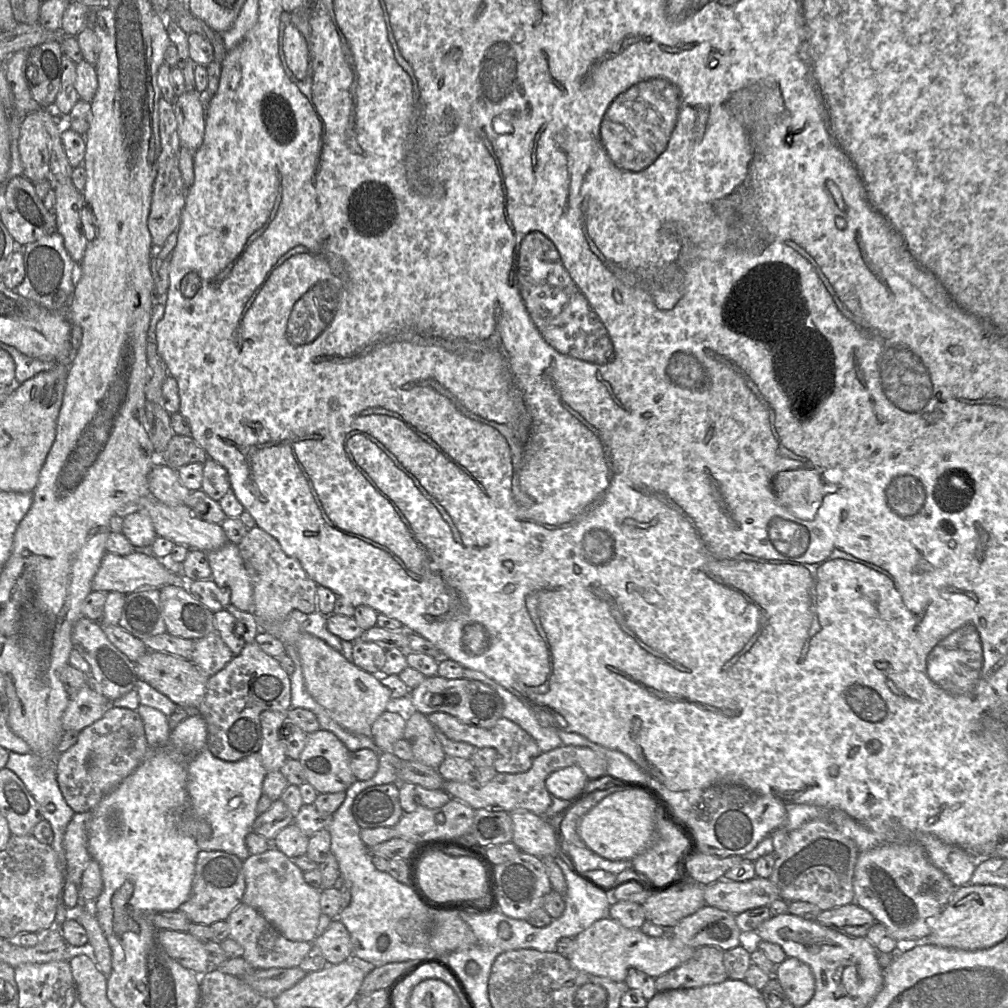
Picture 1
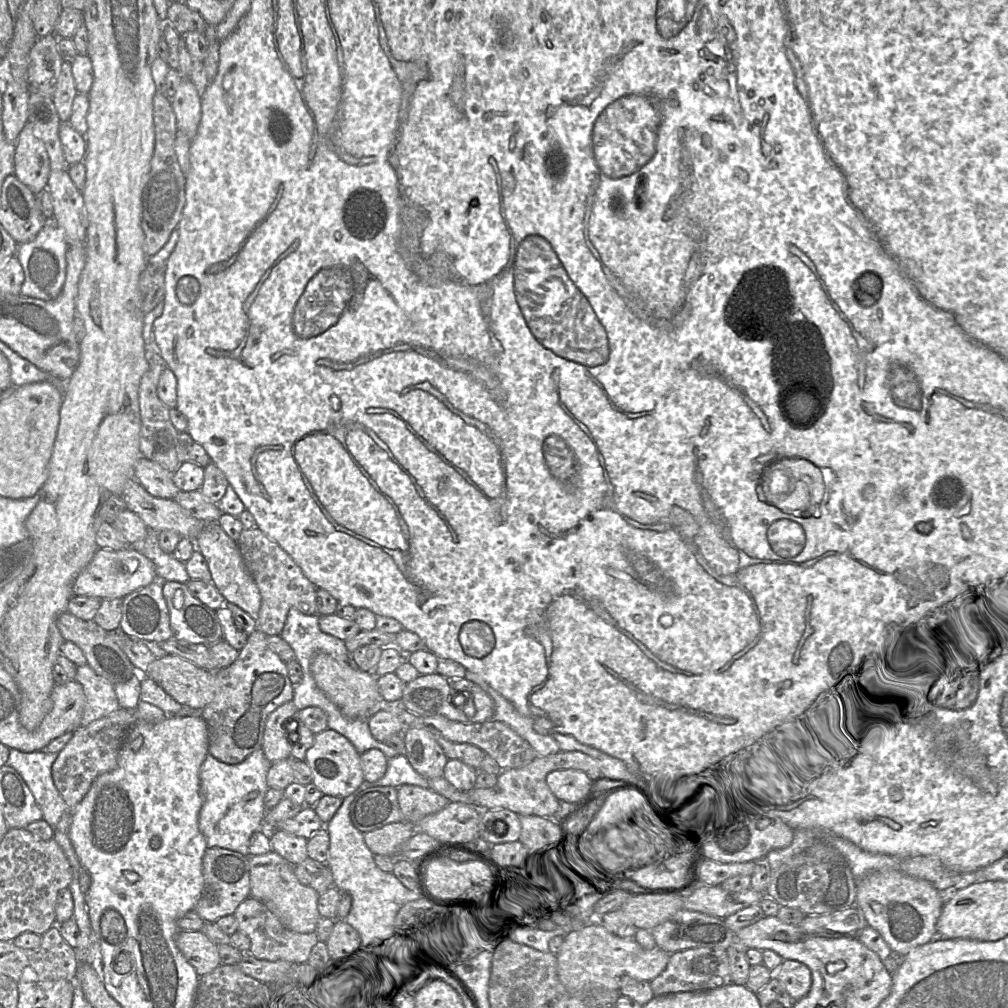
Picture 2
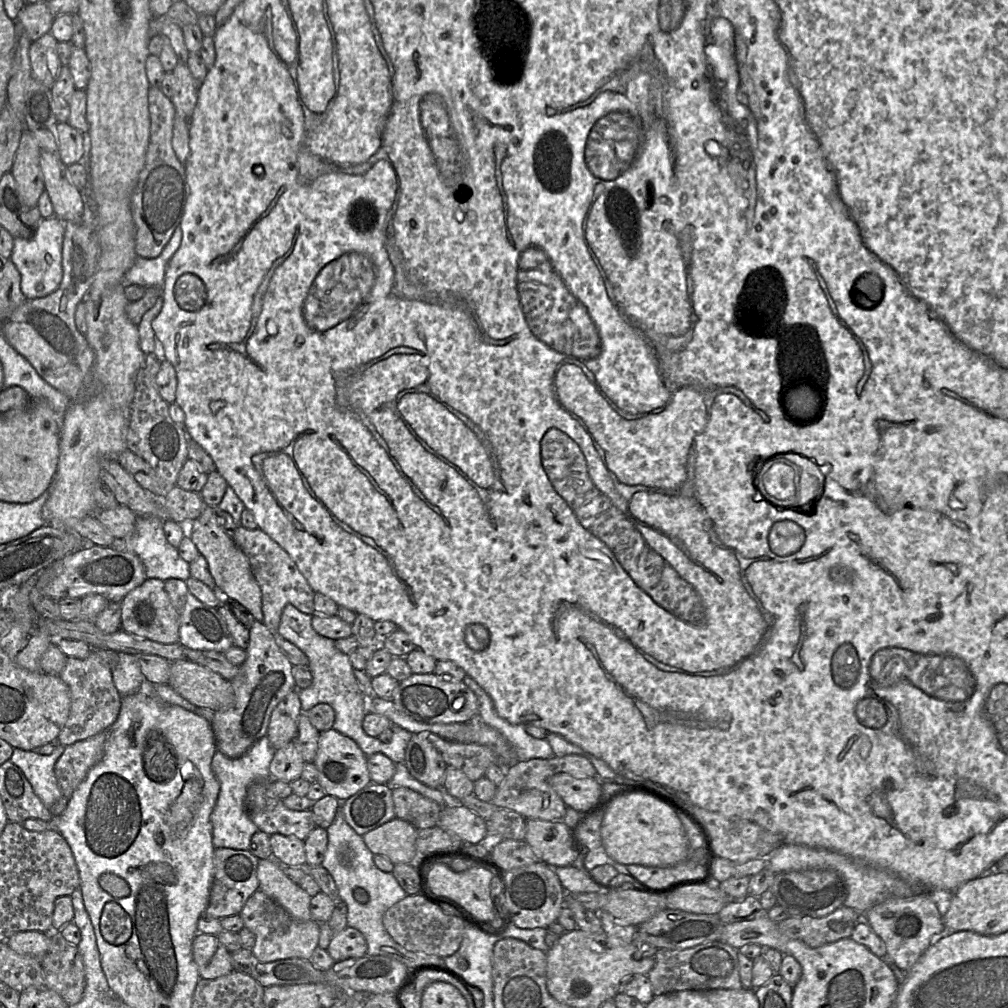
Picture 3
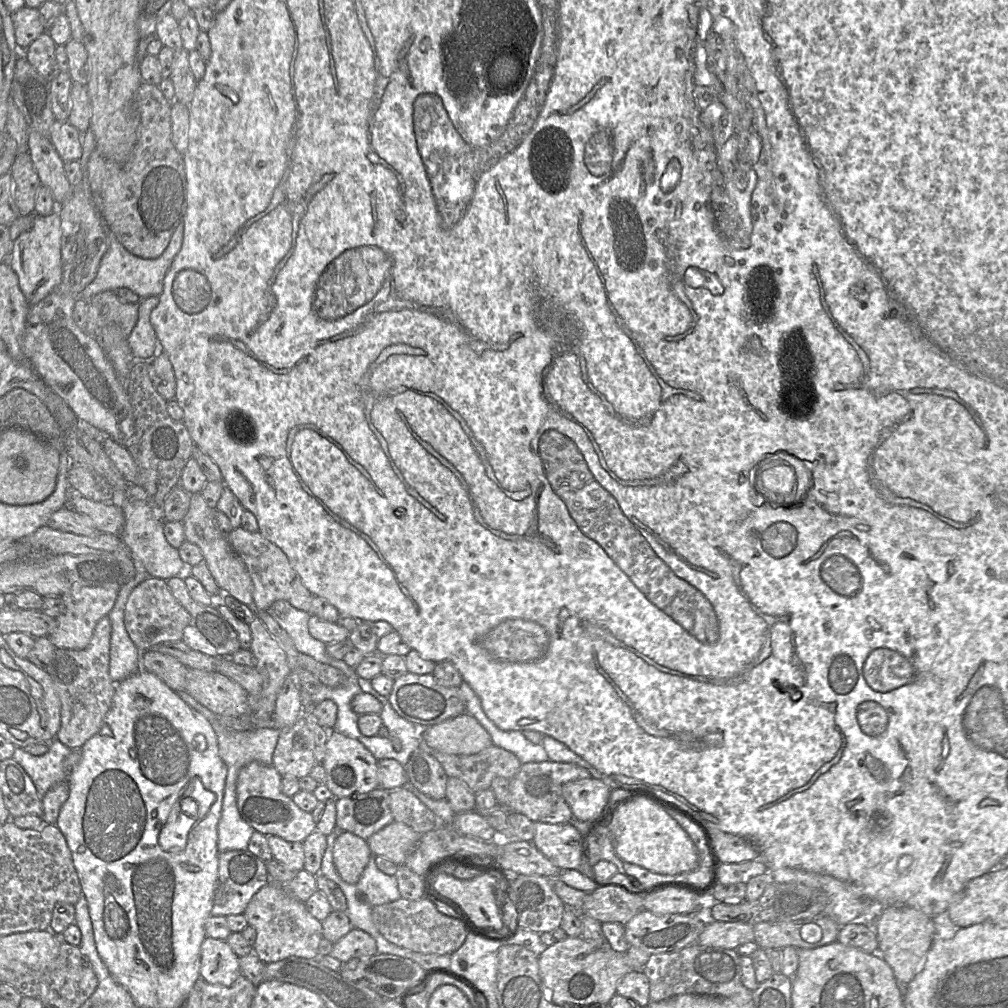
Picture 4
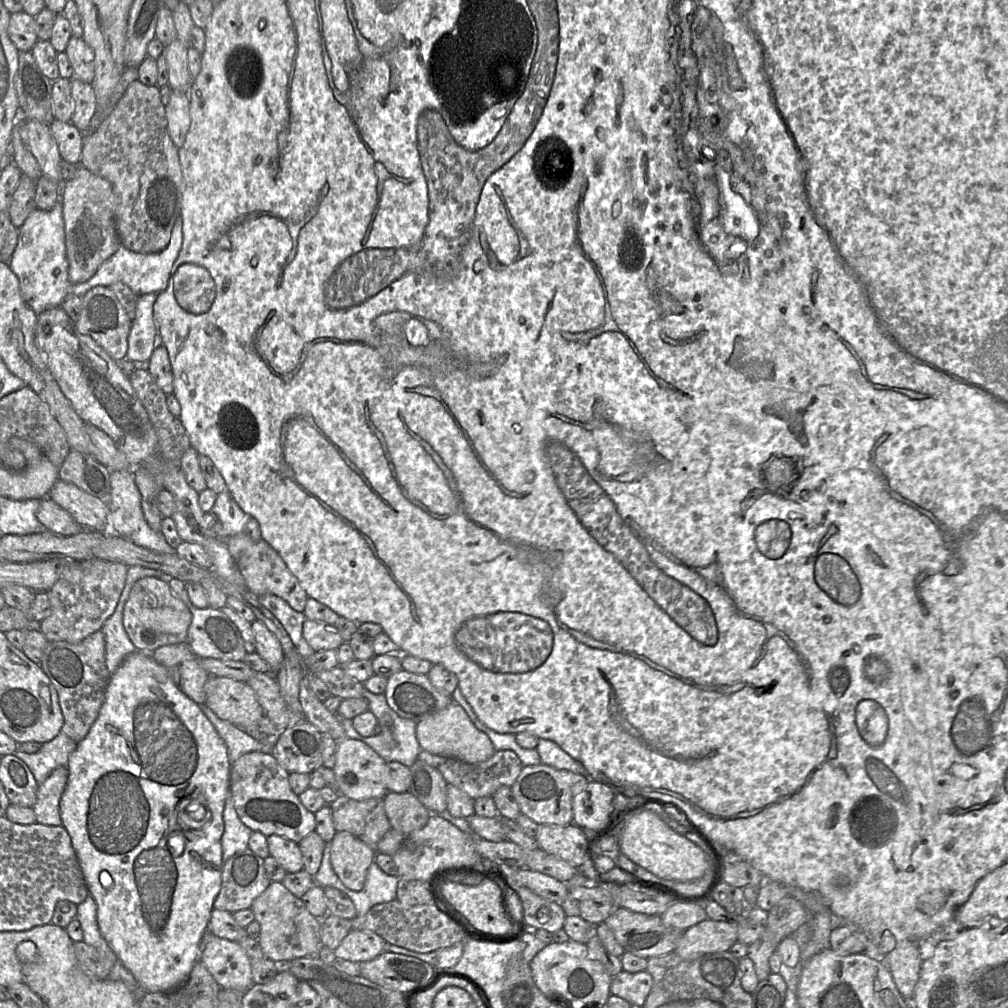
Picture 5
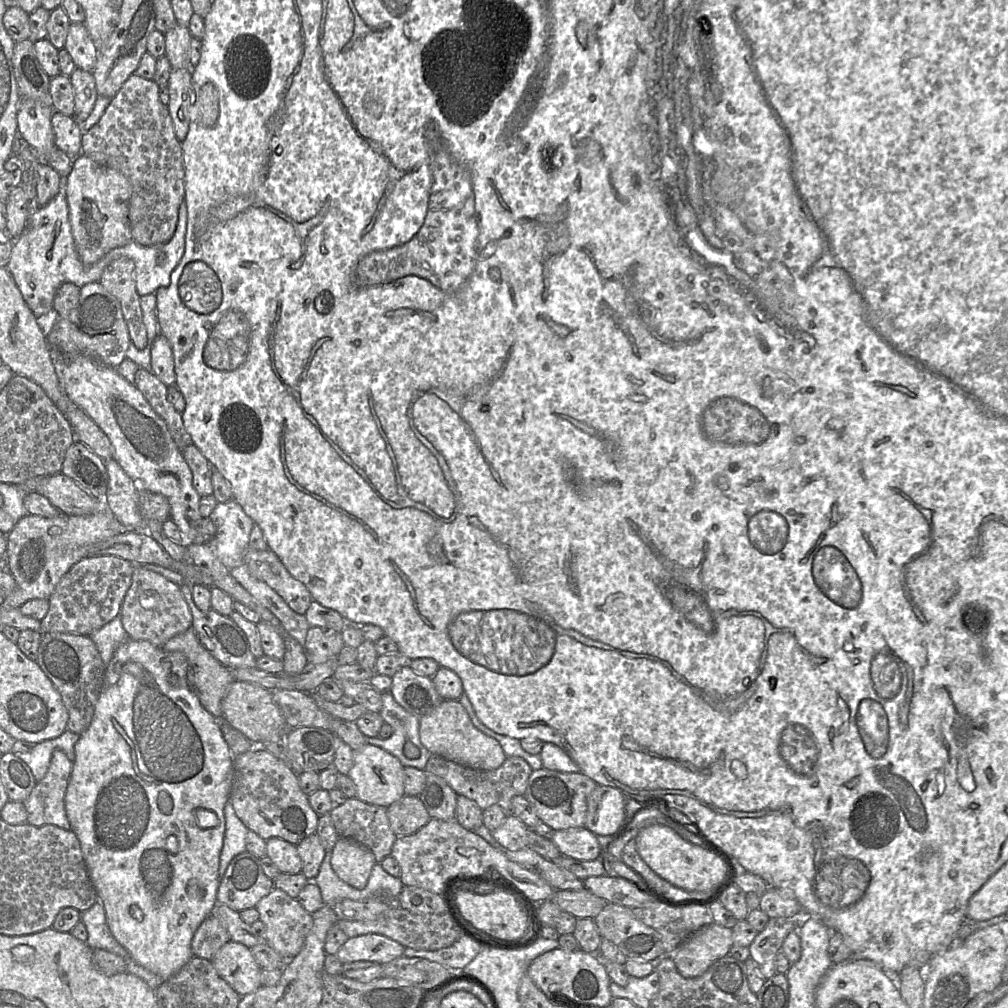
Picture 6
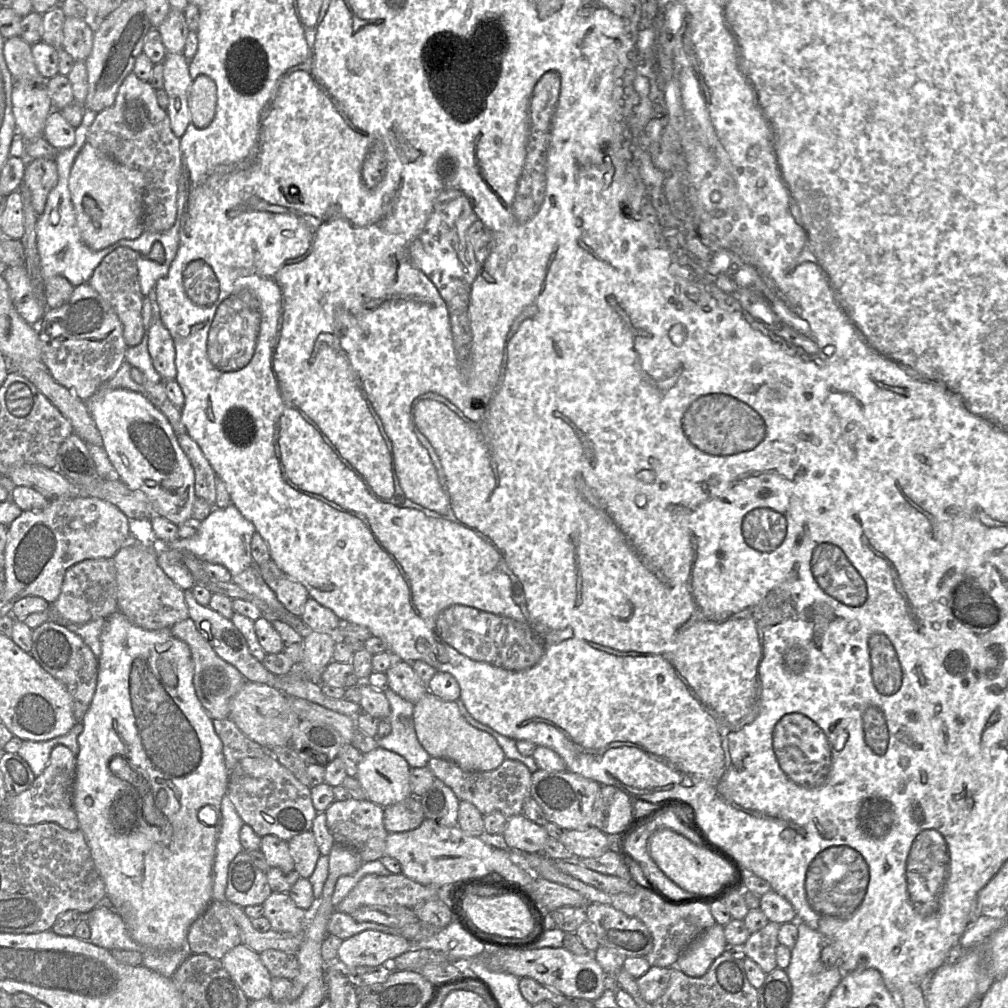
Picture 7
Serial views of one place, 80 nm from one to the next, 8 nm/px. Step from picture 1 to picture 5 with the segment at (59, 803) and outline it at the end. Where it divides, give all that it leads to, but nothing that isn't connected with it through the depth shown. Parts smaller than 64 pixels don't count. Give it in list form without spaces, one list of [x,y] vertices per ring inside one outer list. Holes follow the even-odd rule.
[[[63,733],[43,743],[38,752],[27,754],[16,750],[13,755],[20,759],[30,770],[38,785],[42,784],[50,773],[58,767],[67,767],[70,755],[77,743]]]

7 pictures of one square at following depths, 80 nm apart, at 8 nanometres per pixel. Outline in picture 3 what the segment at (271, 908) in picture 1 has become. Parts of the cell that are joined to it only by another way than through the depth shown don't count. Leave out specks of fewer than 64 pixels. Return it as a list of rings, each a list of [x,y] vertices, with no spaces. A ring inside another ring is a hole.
[[[273,858],[260,859],[257,868],[259,890],[281,905],[294,919],[309,921],[311,896],[289,879]]]

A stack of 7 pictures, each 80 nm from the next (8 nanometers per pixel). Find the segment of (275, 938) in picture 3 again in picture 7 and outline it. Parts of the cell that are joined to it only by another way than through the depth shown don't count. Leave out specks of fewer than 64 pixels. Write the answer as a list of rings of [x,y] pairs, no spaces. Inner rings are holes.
[[[272,891],[262,905],[264,916],[271,924],[271,930],[291,934],[303,931],[305,910],[299,908],[288,893]]]

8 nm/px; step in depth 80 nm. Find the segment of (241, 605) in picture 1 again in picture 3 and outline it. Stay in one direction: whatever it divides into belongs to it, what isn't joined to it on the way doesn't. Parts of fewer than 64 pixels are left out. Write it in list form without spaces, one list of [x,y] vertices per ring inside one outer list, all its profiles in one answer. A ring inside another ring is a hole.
[[[206,505],[201,515],[187,526],[187,534],[199,553],[206,559],[217,590],[244,606],[252,614],[255,621],[262,621],[260,587],[252,574],[246,556],[234,543],[233,539],[227,536],[220,527],[217,519],[217,509]]]

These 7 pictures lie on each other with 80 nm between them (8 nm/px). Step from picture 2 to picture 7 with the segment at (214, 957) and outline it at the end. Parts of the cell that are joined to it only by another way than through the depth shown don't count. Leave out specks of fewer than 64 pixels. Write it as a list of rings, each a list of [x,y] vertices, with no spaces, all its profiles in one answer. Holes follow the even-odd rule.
[[[241,943],[221,961],[250,1001],[270,997],[272,976],[256,951]]]

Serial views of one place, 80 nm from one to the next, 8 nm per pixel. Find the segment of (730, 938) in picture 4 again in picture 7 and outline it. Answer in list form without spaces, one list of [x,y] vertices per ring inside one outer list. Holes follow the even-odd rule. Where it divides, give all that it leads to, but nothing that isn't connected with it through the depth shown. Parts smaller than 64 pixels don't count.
[[[715,924],[697,937],[683,952],[677,968],[690,977],[706,974],[714,960],[725,952],[724,926]]]

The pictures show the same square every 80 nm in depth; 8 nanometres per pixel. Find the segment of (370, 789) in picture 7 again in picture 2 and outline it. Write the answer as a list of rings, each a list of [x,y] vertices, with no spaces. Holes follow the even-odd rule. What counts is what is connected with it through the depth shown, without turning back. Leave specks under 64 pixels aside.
[[[332,729],[315,734],[314,743],[307,750],[304,761],[312,772],[312,783],[318,787],[323,795],[344,798],[356,792],[365,781],[360,753],[345,736]]]

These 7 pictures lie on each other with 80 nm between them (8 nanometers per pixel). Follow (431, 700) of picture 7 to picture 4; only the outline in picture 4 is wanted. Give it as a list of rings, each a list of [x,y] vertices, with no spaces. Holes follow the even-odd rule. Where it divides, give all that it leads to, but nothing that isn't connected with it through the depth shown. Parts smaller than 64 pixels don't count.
[[[468,713],[421,728],[420,735],[428,746],[447,754],[472,755],[493,745],[487,731]]]

